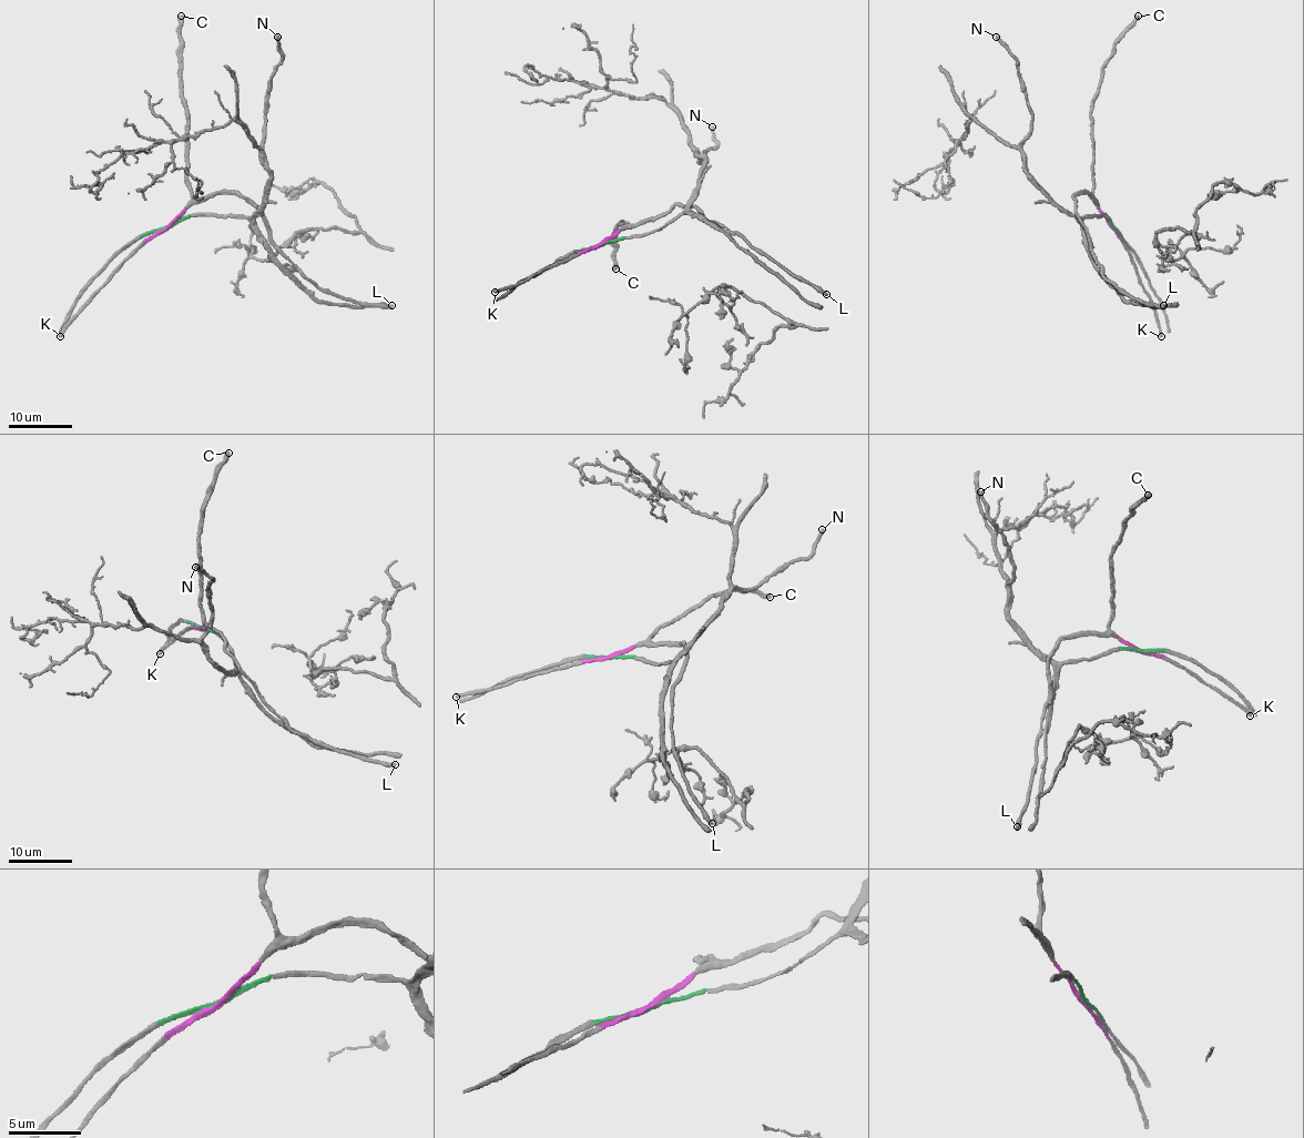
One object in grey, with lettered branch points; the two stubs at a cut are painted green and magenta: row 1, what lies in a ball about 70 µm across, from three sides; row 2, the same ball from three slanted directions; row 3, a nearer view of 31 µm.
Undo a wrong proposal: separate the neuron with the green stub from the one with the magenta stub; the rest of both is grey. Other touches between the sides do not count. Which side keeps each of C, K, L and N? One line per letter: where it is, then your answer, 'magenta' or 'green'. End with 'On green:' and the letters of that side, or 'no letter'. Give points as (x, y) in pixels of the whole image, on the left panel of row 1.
C: place (181, 16); magenta
K: place (60, 336); magenta
L: place (391, 305); magenta
N: place (277, 37); green
On green: N

